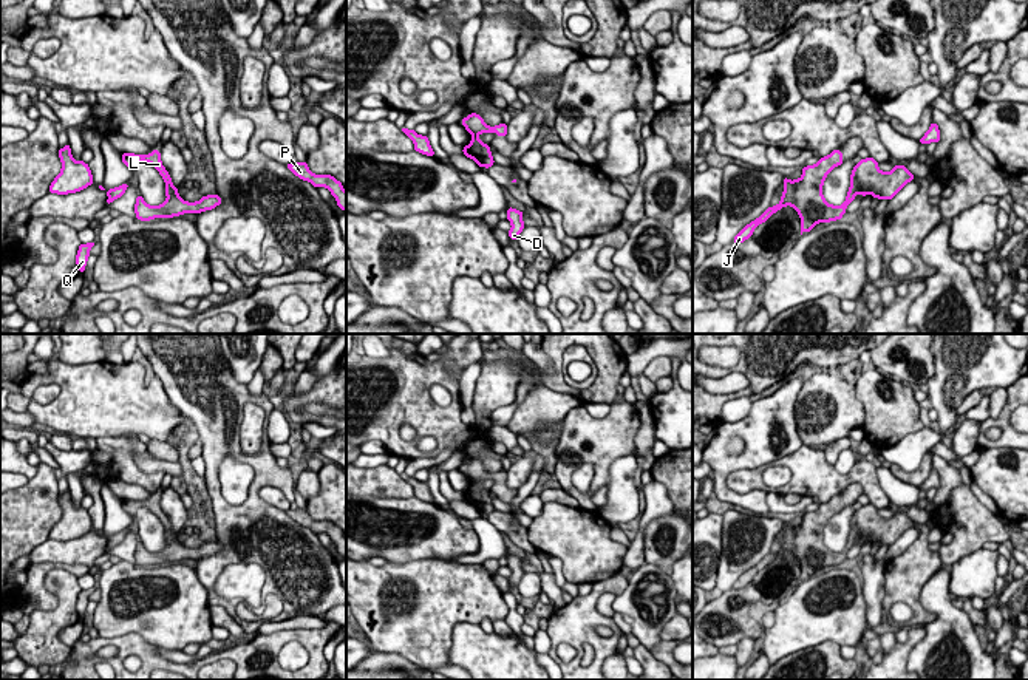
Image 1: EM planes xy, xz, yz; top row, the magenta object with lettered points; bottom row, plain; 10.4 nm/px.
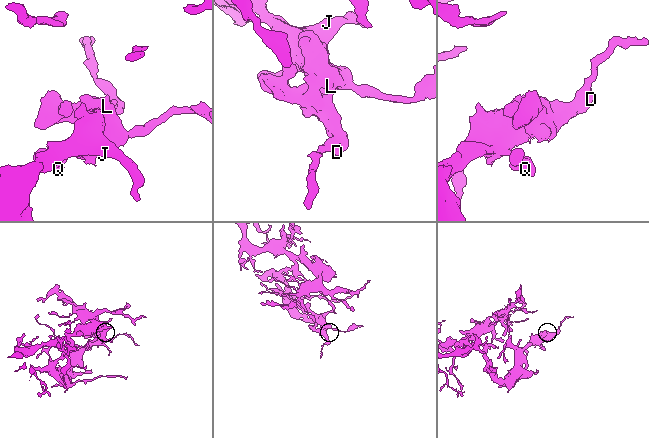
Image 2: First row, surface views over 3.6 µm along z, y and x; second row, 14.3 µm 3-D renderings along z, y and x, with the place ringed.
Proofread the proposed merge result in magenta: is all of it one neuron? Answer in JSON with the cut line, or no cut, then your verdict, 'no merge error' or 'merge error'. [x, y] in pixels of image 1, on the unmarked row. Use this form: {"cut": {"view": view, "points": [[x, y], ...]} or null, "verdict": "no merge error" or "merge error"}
{"cut": null, "verdict": "no merge error"}

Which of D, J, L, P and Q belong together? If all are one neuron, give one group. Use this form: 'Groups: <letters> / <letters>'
Groups: D J L P Q

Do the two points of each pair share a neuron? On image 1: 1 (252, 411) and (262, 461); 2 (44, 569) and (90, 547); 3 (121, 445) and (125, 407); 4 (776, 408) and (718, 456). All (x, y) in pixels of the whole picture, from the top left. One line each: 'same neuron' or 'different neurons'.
1: different neurons
2: different neurons
3: different neurons
4: same neuron

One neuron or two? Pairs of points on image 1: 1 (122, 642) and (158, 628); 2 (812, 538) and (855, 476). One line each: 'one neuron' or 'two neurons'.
1: two neurons
2: two neurons

